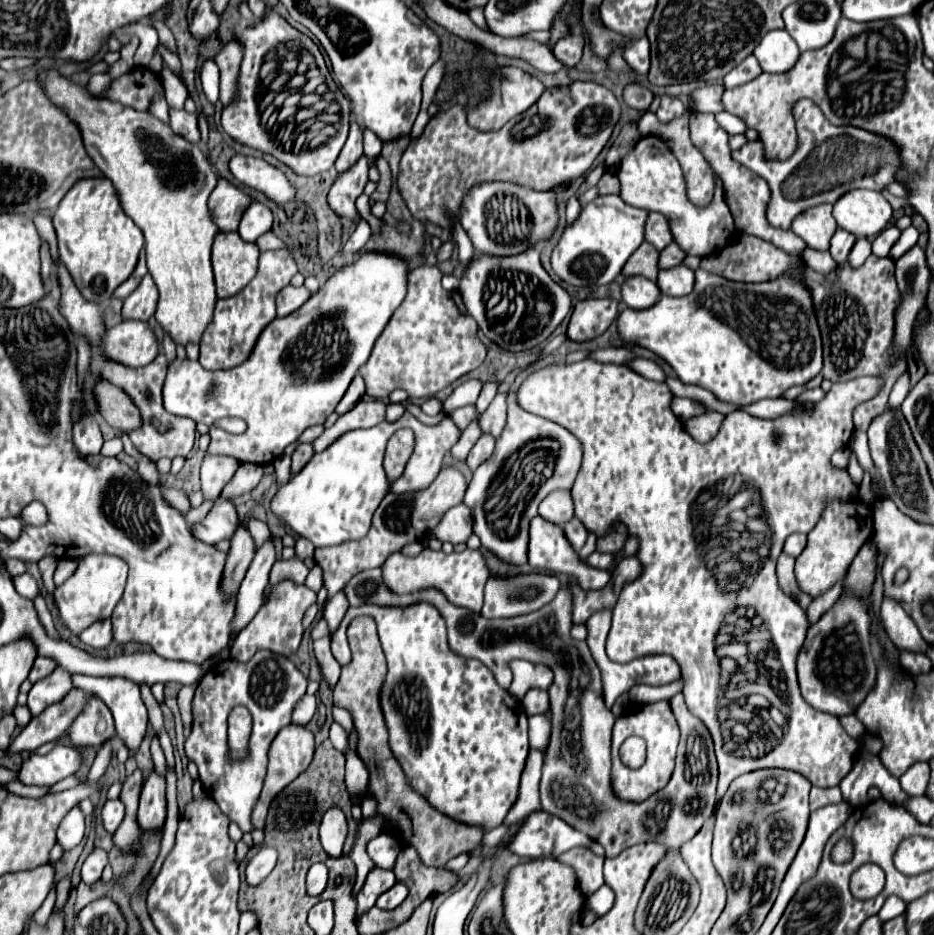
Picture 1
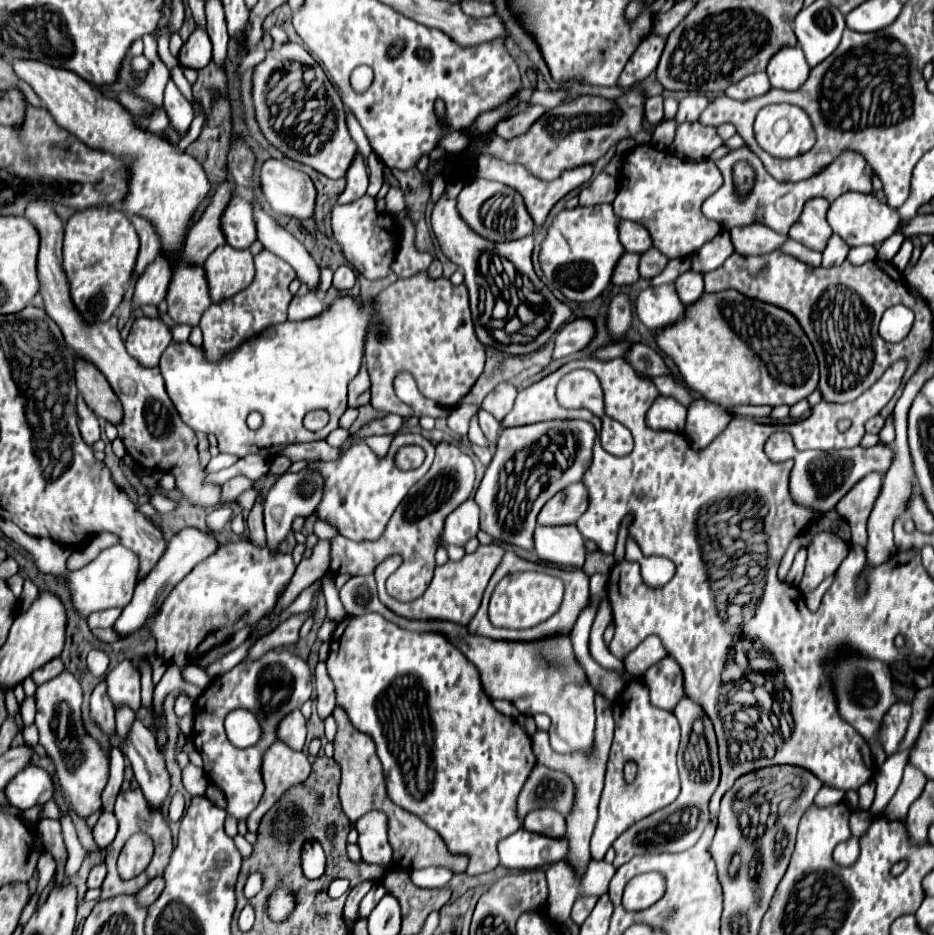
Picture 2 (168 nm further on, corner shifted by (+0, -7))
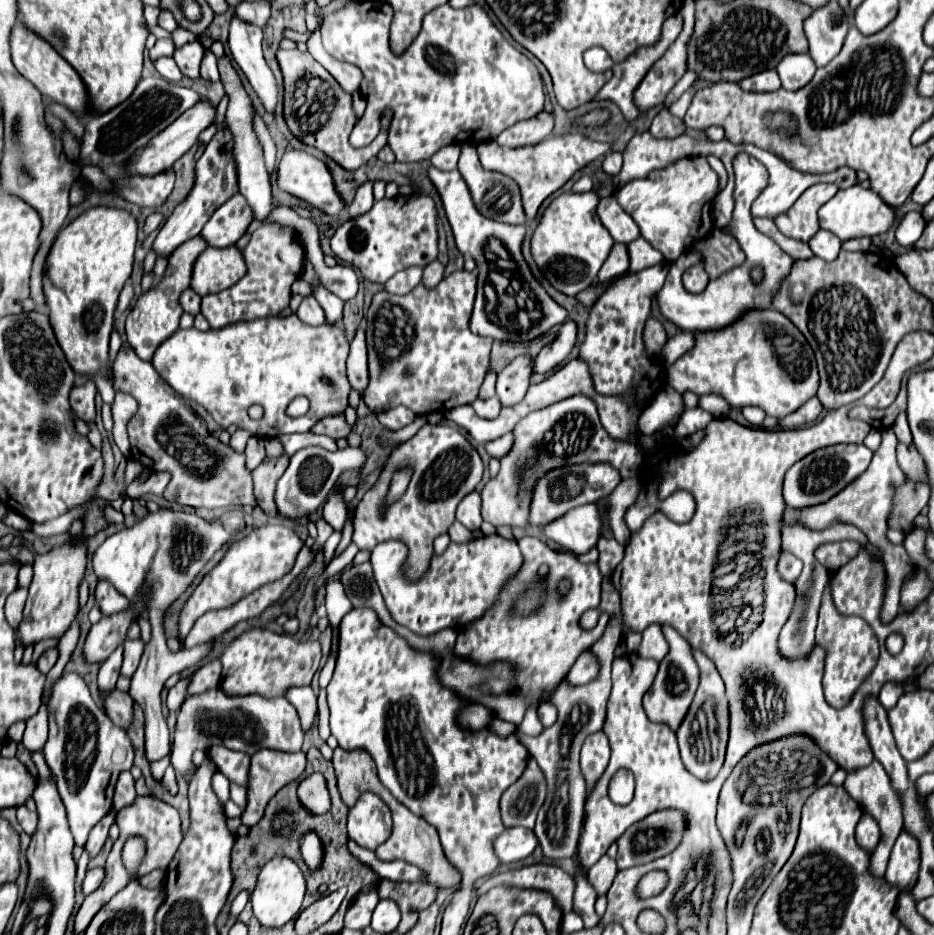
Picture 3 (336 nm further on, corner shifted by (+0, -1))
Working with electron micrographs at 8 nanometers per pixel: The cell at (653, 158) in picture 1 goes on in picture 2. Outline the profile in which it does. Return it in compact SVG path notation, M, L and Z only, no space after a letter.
M639 144L629 152L621 166L621 188L613 202L619 218L645 226L667 258L685 258L713 240L721 232L721 224L703 216L701 204L723 183L723 177L713 161L685 162L671 152L657 150L651 144Z

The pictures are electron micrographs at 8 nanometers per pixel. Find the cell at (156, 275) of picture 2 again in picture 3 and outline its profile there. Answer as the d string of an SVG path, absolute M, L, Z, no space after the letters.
M225 126L225 128L221 128L221 130L215 132L215 136L211 138L211 142L205 146L203 156L197 160L197 164L195 164L195 184L193 184L191 192L173 210L173 214L167 218L167 222L159 230L159 234L155 238L155 244L153 244L153 248L157 250L157 254L169 256L185 240L199 236L201 228L211 218L211 214L221 204L225 204L231 196L235 196L237 192L239 192L239 186L237 186L237 164L233 160L233 134Z

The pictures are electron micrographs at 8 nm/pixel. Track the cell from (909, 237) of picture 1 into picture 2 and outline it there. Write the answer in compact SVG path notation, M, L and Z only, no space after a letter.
M905 238L905 242L903 242L903 246L901 246L901 250L895 254L895 258L893 258L893 264L903 272L905 270L905 266L909 264L909 258L911 258L911 252L913 252L913 242L911 242L911 238Z

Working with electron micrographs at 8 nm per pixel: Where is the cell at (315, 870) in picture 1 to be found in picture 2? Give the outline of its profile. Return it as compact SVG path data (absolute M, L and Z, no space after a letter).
M307 842L303 846L303 856L301 856L301 864L303 864L303 874L307 878L319 878L325 872L325 854L319 842Z

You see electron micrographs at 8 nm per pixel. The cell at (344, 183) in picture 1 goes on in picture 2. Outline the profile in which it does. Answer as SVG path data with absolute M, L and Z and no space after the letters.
M361 196L349 204L335 204L331 210L331 226L333 238L343 248L349 264L369 280L377 280L387 276L391 270L391 262L397 252L397 230L393 218L389 214L377 214L375 200L371 196Z

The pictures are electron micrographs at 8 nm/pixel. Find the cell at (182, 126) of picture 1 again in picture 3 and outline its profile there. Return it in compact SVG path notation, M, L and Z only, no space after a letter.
M161 56L161 58L157 58L153 64L155 64L157 72L159 72L163 78L171 80L171 82L179 82L179 80L183 78L181 72L179 72L179 68L177 68L177 64L175 64L175 60L173 60L171 56Z

